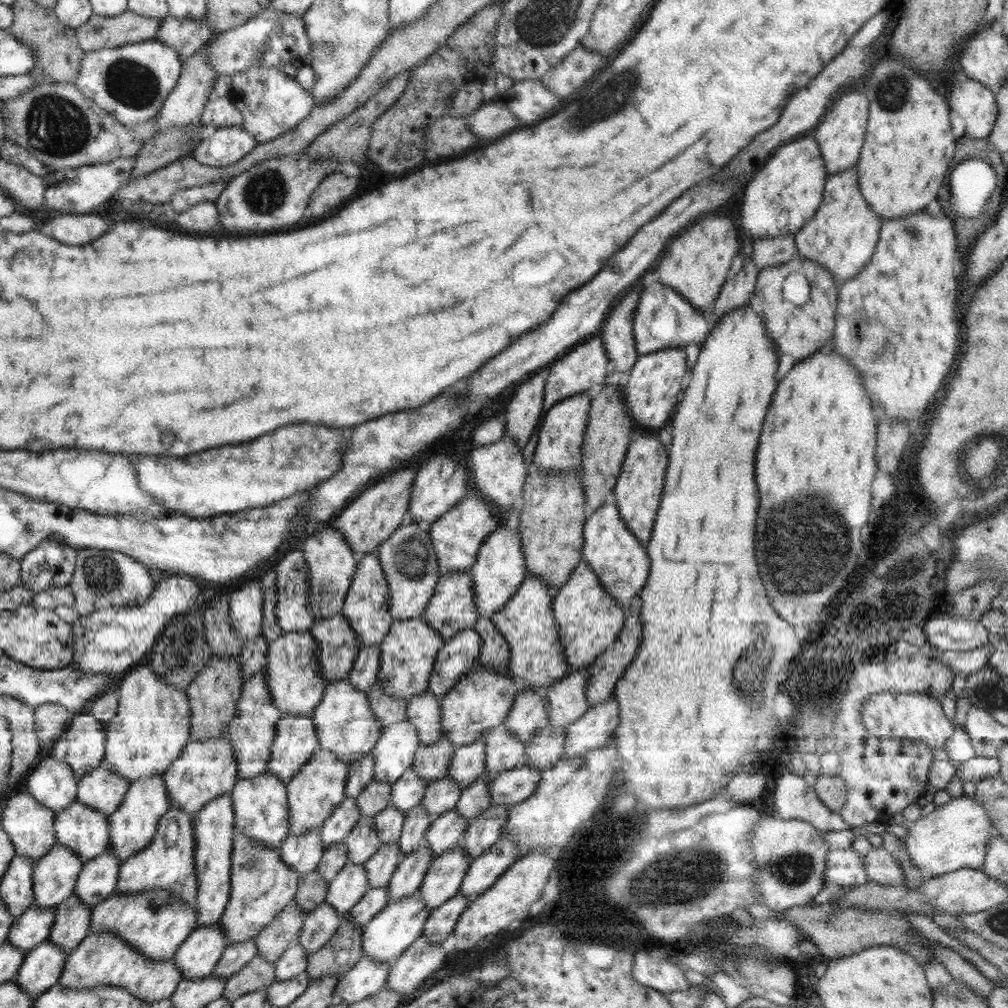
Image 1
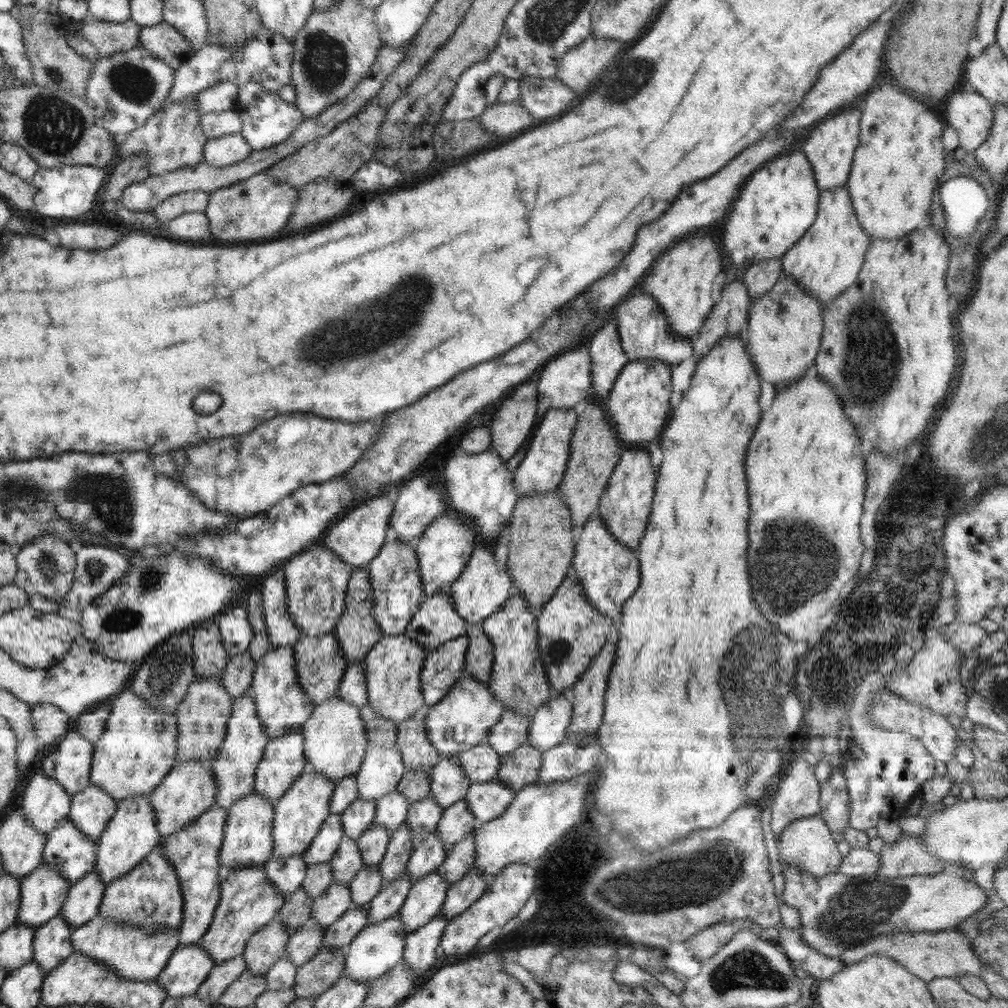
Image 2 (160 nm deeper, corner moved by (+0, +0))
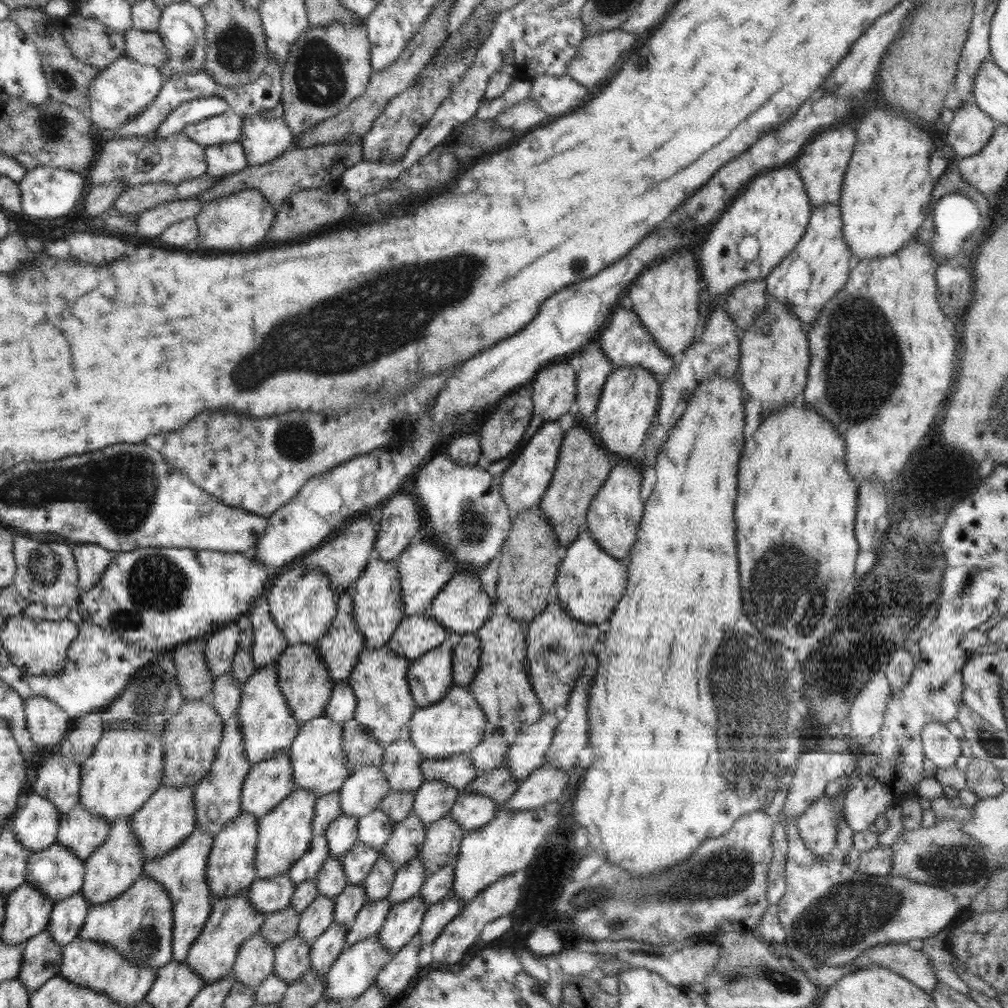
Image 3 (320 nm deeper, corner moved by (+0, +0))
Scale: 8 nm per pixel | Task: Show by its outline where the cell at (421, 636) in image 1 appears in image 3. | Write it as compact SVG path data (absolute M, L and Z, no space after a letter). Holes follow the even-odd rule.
M386 645L380 649L364 649L348 679L358 703L354 719L382 746L387 747L405 737L406 727L417 708L408 687L410 663Z

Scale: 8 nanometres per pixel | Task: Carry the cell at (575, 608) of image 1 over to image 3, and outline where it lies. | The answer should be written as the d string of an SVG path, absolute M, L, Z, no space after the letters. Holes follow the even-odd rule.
M550 604L526 627L526 659L532 689L542 705L543 713L554 713L558 706L566 707L570 693L585 666L585 656L592 654L593 645L602 640L597 626L572 618L561 604Z

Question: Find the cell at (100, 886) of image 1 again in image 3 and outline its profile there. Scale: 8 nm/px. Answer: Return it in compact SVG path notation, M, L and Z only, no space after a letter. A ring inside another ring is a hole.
M81 892L54 903L46 928L54 942L64 947L78 937L89 908L90 904Z

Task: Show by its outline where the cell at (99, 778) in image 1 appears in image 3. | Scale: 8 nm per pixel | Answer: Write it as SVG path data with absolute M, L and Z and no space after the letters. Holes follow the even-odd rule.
M78 803L68 814L63 814L60 817L55 842L65 846L70 852L77 854L85 861L99 846L102 846L110 829L110 824L105 818L86 810L83 804Z

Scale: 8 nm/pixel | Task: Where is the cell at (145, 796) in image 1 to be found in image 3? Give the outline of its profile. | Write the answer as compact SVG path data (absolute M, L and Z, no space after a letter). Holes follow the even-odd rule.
M122 816L111 825L107 839L86 860L84 884L81 893L87 898L90 906L102 904L126 892L136 879L141 876L146 862L139 840L131 829L131 816Z

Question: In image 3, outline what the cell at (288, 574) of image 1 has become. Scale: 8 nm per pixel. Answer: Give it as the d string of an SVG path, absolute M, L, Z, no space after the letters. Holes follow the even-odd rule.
M267 590L250 610L249 617L252 623L254 643L252 643L252 661L254 667L266 667L270 662L277 662L281 659L283 651L288 648L288 641L274 624L270 614Z

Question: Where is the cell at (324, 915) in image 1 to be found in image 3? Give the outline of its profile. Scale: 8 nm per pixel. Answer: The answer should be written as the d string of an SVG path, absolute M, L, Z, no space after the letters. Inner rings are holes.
M298 934L275 946L273 973L289 985L310 969L310 944Z

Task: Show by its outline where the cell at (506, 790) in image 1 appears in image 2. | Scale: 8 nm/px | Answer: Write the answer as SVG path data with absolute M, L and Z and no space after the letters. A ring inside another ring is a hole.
M498 781L472 783L465 801L472 814L483 823L498 818L514 800L516 791Z

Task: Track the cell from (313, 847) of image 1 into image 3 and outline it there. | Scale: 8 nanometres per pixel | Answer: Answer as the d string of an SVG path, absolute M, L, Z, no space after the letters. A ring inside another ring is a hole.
M284 873L274 878L256 878L246 891L256 910L273 913L289 906L295 888L291 876Z

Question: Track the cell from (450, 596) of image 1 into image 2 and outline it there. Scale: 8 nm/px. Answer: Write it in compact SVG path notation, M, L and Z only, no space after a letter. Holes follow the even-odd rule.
M442 591L424 598L404 633L422 644L428 654L451 639L464 636L470 625L456 612L449 593Z

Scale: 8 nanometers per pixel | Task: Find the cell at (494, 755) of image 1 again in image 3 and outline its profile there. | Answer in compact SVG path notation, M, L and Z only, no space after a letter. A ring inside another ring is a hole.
M466 753L440 760L423 759L420 768L425 781L440 781L458 791L463 791L479 773Z

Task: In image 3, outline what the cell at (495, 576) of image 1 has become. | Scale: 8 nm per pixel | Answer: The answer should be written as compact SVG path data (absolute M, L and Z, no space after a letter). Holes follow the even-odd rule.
M459 571L443 586L427 610L430 618L445 626L451 634L475 633L489 618L492 600L481 588L479 572Z

